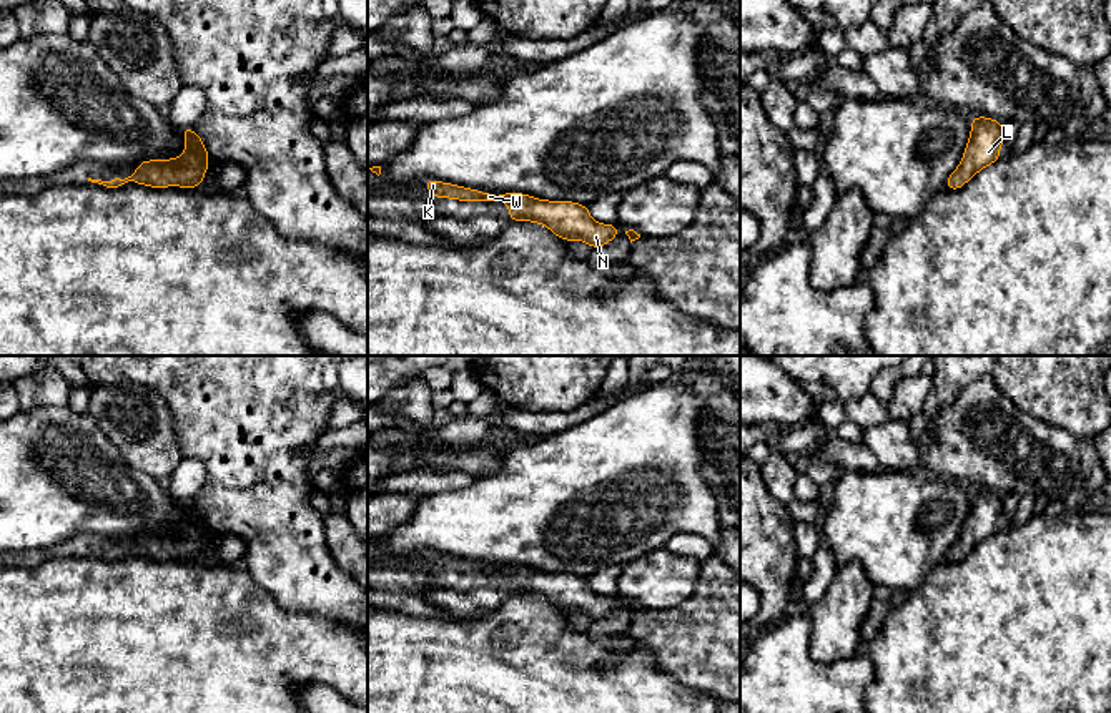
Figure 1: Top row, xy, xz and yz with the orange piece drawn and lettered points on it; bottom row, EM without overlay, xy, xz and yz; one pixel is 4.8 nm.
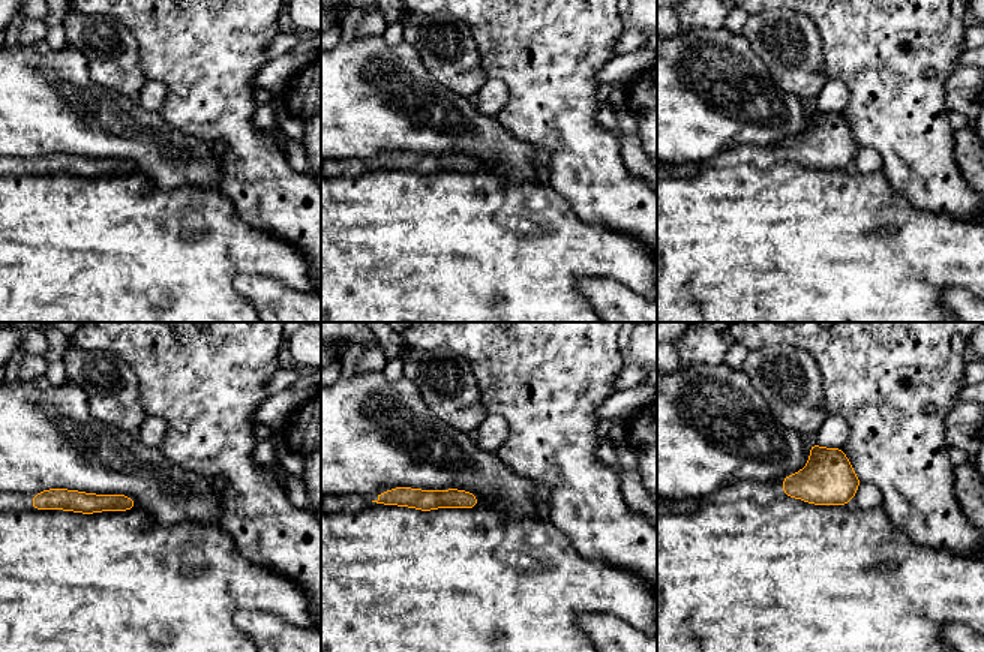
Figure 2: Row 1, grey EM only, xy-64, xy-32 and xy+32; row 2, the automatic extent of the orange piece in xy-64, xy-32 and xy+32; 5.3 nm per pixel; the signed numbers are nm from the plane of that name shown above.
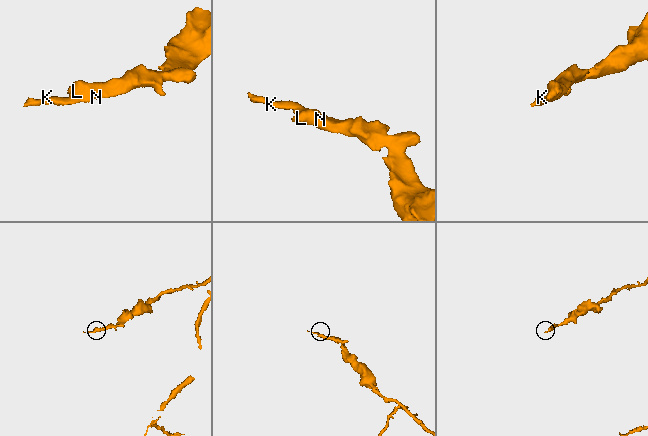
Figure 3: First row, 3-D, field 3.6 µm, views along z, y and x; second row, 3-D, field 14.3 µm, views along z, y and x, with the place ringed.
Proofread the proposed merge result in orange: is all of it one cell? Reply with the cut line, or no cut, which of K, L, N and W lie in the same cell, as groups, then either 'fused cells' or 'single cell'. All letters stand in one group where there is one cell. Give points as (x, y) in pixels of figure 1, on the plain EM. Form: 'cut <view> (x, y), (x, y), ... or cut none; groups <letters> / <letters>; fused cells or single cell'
cut none; groups K L N W; single cell

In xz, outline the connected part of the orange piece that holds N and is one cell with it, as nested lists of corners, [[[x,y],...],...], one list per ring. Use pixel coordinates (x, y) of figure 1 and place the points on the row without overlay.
[[[424,552],[424,557],[427,563],[434,570],[452,570],[459,573],[504,573],[509,580],[509,592],[511,593],[536,593],[544,598],[547,598],[554,607],[557,607],[560,612],[572,613],[572,612],[584,612],[592,622],[607,617],[610,612],[614,612],[619,607],[617,597],[599,597],[595,595],[585,577],[570,575],[570,573],[544,573],[536,572],[532,568],[522,567],[522,565],[482,565],[477,562],[469,562],[449,555],[441,555],[436,552]]]

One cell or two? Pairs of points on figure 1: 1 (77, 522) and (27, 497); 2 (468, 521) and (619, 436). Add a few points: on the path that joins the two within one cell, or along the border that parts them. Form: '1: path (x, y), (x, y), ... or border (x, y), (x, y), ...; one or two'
1: path (65, 511), (52, 497), (39, 497); one
2: path (506, 517), (546, 509), (581, 474); one

